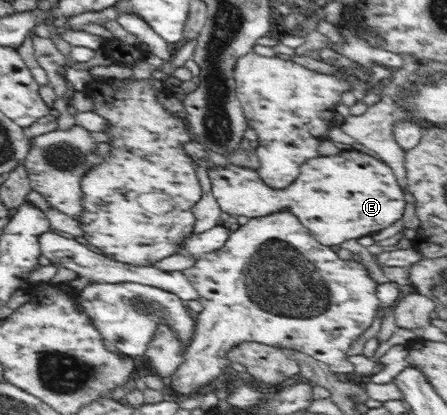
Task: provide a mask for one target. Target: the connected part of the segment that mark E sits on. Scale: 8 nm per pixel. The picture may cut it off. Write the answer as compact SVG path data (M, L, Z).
M342 147L338 155L319 155L306 160L301 165L299 176L281 190L267 186L258 171L250 168L208 164L207 173L211 193L221 212L257 218L283 209L291 211L307 230L313 232L313 238L326 248L390 228L402 218L407 204L393 169L387 163L346 147Z

